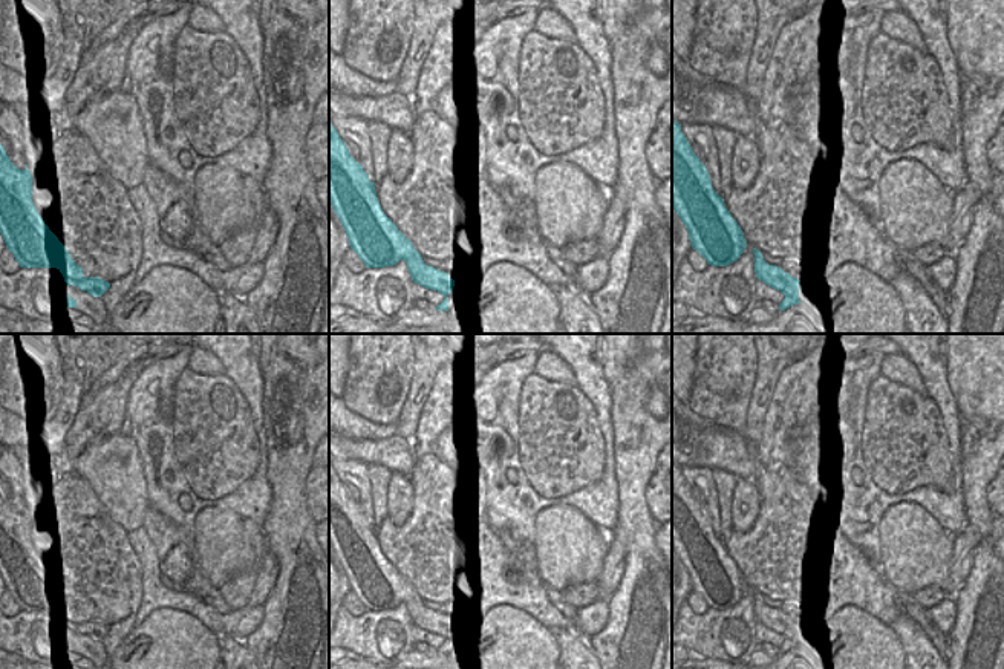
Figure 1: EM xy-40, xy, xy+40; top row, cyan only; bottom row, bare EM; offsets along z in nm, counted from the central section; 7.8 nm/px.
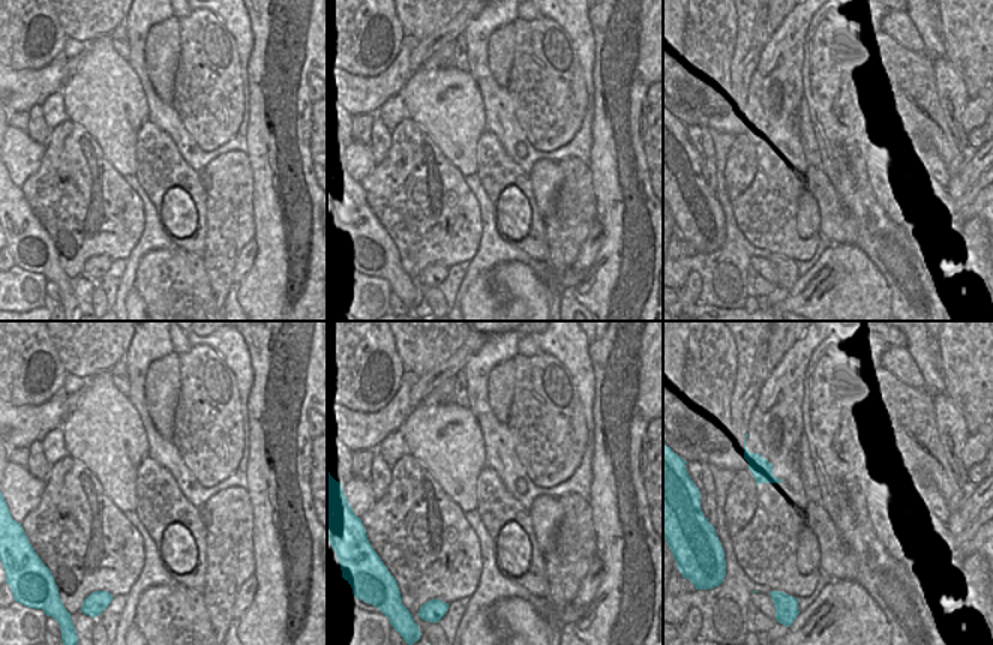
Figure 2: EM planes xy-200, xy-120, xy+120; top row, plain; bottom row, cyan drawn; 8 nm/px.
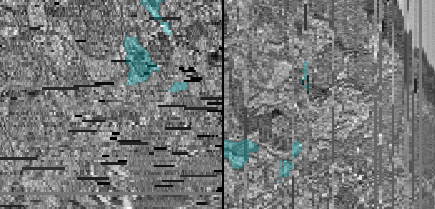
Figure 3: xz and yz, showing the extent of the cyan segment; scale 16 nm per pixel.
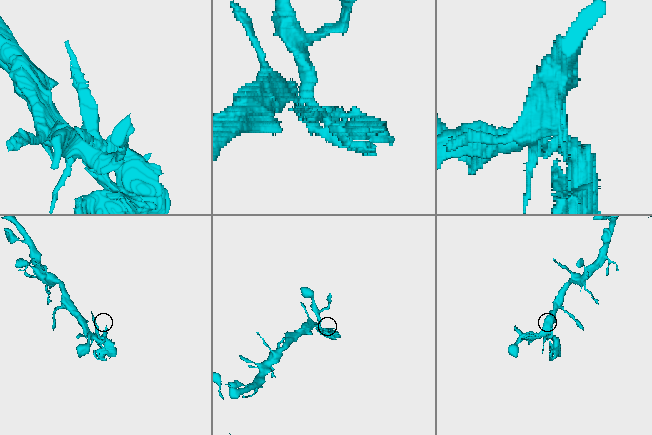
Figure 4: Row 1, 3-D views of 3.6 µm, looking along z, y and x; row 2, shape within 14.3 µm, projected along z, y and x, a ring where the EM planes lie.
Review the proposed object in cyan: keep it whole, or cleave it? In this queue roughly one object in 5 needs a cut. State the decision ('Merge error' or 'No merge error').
Merge error

